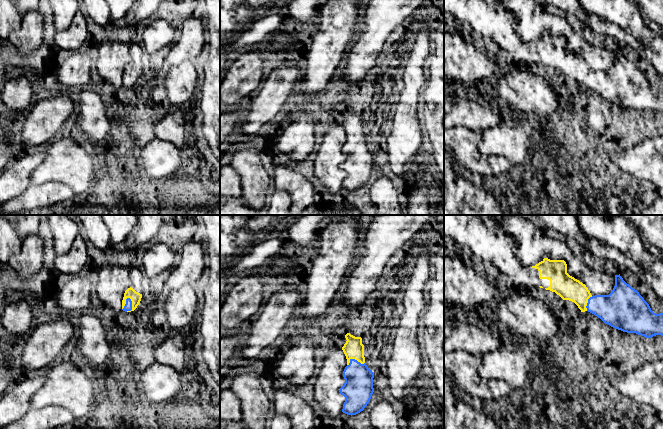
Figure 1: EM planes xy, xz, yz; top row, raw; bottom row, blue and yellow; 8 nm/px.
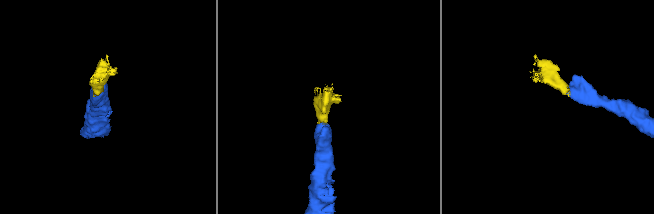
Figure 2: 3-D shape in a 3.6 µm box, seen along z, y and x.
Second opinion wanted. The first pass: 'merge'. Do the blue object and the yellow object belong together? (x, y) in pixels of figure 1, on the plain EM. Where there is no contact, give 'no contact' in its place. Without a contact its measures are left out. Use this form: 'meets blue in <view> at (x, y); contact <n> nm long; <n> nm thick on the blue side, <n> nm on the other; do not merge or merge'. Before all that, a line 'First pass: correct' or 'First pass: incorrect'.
First pass: correct
meets blue in xy at (126, 79); contact 120 nm long; 60 nm thick on the blue side, 90 nm on the other; merge

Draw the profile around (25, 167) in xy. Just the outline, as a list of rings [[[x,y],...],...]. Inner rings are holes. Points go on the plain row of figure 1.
[[[46,152],[23,155],[0,172],[0,203],[20,195],[31,185],[30,175],[44,160]]]

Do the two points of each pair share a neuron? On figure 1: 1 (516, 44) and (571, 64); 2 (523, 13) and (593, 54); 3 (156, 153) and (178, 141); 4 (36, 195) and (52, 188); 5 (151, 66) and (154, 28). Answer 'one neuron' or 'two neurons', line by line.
1: one neuron
2: one neuron
3: two neurons
4: one neuron
5: one neuron

